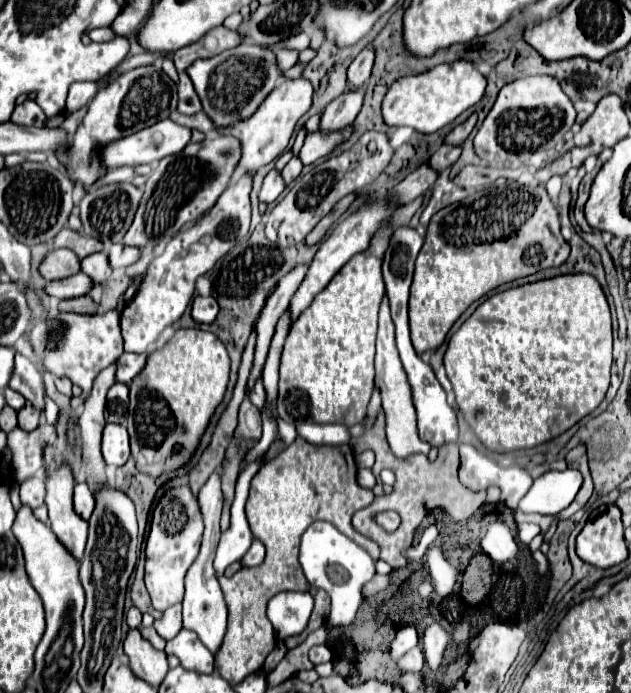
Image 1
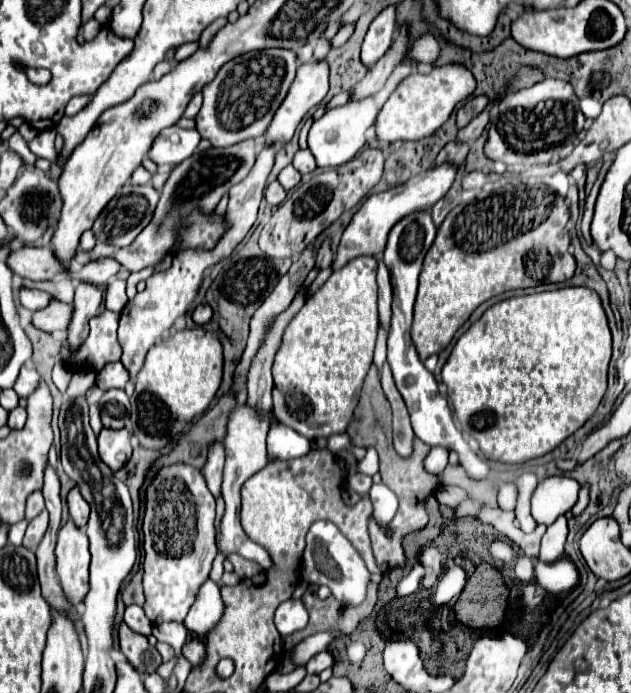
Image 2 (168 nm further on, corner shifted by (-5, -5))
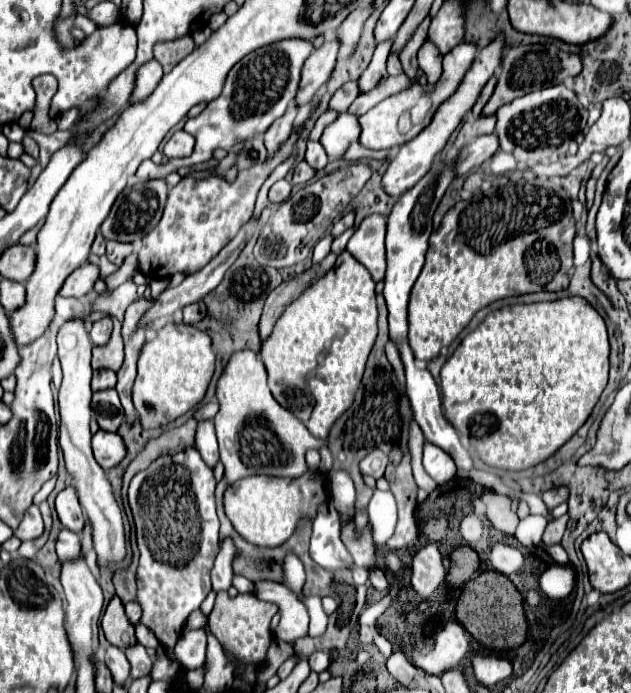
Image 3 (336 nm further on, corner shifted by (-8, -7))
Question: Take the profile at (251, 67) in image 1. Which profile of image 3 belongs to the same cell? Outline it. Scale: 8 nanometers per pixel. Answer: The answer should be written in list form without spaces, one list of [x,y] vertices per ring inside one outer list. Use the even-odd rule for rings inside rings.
[[[284,39],[240,59],[228,73],[224,91],[218,99],[210,101],[206,109],[184,123],[184,131],[196,139],[196,149],[190,157],[171,159],[166,164],[155,164],[151,159],[143,161],[137,169],[136,175],[143,180],[161,179],[181,167],[198,165],[212,159],[216,149],[230,151],[238,141],[264,133],[280,115],[284,115],[290,101],[294,101],[300,71],[306,57],[312,53],[314,45],[306,39]]]

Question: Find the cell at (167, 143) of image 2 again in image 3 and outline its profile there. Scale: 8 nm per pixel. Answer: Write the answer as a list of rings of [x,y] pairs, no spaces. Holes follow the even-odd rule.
[[[176,131],[164,145],[164,155],[170,159],[188,157],[192,155],[192,149],[194,149],[194,137],[186,131]]]

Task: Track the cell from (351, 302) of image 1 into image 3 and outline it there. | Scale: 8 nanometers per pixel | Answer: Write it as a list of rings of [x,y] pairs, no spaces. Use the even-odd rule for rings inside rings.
[[[344,251],[326,275],[284,309],[272,333],[262,341],[260,357],[268,369],[272,395],[318,439],[328,439],[332,423],[354,401],[376,339],[376,315],[374,281],[368,269]]]

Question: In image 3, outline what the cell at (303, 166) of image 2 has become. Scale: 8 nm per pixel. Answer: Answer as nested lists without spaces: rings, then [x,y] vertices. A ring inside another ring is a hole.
[[[308,141],[308,149],[306,149],[306,161],[316,169],[324,169],[324,165],[328,163],[328,157],[326,157],[326,151],[322,147],[320,141]]]

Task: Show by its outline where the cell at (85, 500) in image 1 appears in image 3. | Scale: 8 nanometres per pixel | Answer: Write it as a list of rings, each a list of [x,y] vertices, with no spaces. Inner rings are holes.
[[[66,487],[64,491],[58,493],[58,497],[56,497],[56,513],[58,513],[60,523],[66,529],[70,529],[74,533],[82,531],[82,527],[84,527],[84,511],[80,507],[80,501],[76,497],[74,487]]]

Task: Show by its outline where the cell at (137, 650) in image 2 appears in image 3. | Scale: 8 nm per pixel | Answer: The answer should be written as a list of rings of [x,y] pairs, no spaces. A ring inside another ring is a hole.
[[[116,595],[110,599],[110,603],[106,607],[106,613],[102,617],[102,631],[104,631],[106,639],[114,647],[126,649],[126,647],[130,647],[130,645],[136,643],[134,625],[124,615],[124,605],[122,605],[120,597],[116,597]]]

